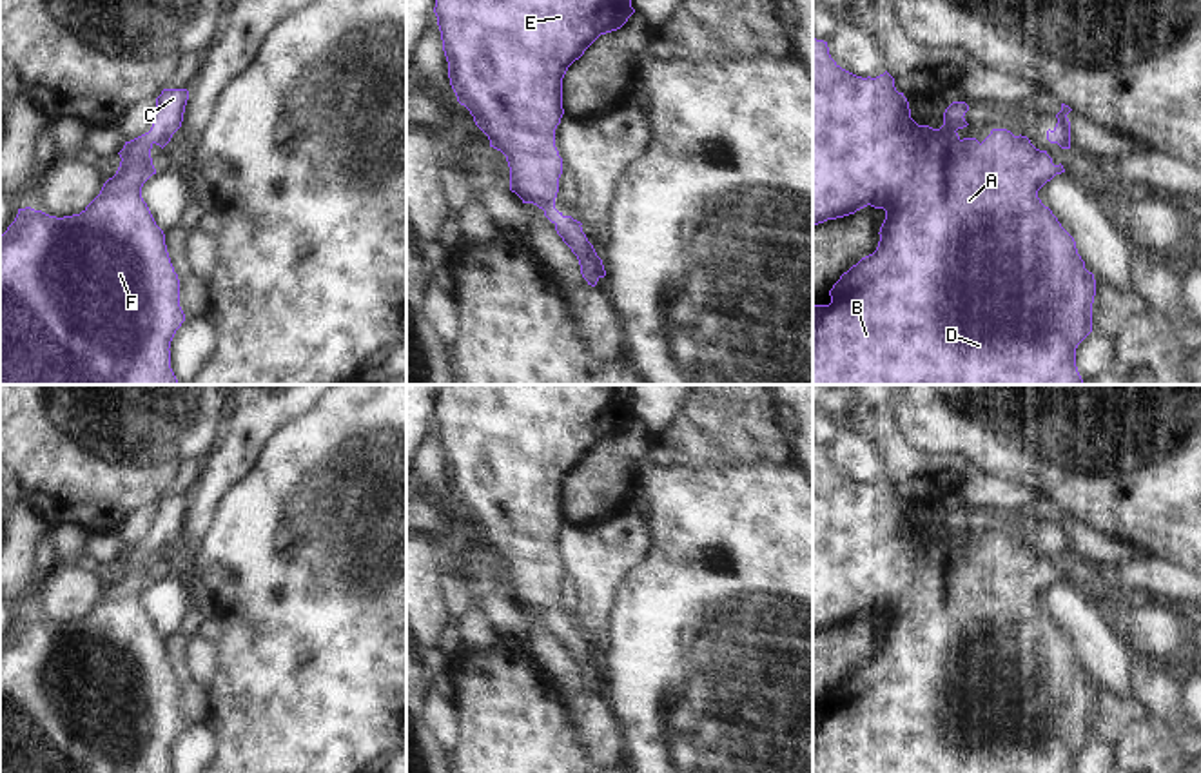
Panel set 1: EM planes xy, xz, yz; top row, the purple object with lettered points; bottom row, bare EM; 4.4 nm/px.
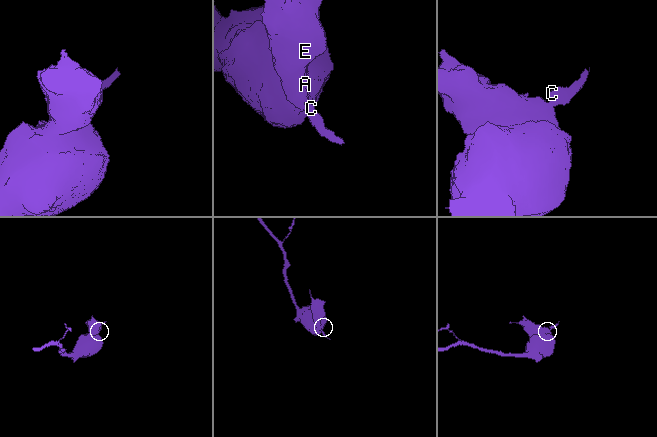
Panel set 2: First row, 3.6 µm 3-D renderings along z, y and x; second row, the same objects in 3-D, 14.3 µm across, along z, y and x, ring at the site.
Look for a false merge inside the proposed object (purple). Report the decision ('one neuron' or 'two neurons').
one neuron

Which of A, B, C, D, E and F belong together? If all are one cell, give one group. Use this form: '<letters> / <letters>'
A B C D E F

